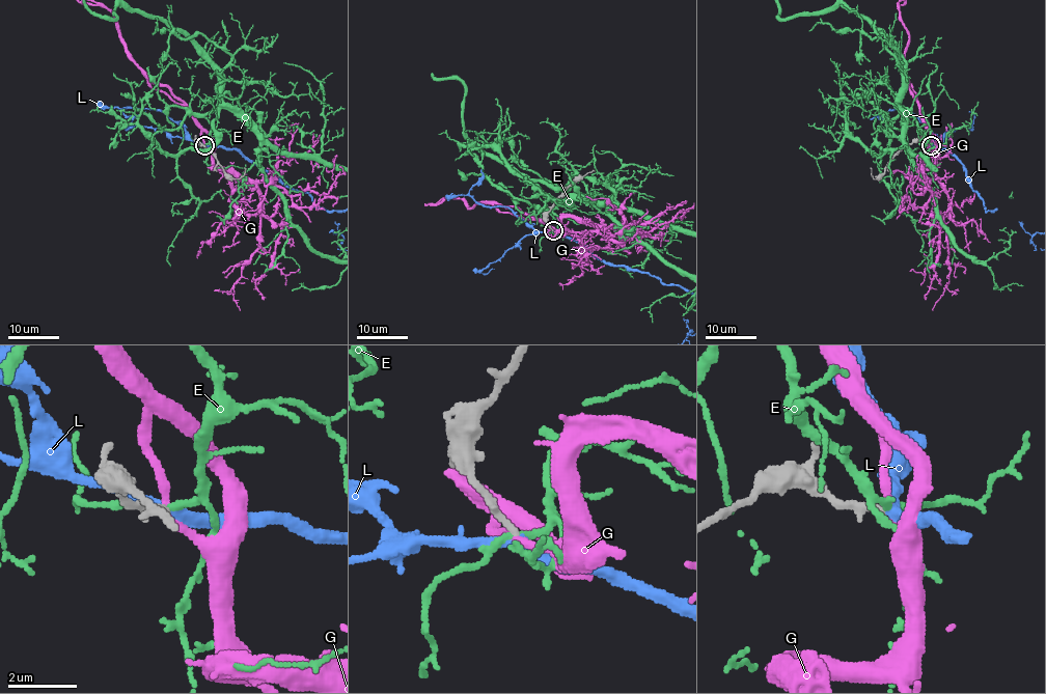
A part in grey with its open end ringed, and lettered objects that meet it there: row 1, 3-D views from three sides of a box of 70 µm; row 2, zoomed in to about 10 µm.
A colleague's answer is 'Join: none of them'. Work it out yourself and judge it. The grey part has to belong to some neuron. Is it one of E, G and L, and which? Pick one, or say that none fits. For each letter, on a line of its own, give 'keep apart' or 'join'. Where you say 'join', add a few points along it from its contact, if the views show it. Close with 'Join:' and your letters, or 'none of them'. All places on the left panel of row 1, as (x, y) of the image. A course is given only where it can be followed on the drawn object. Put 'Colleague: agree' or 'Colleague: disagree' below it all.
E: keep apart
G: keep apart
L: join
Join: L
Colleague: disagree

